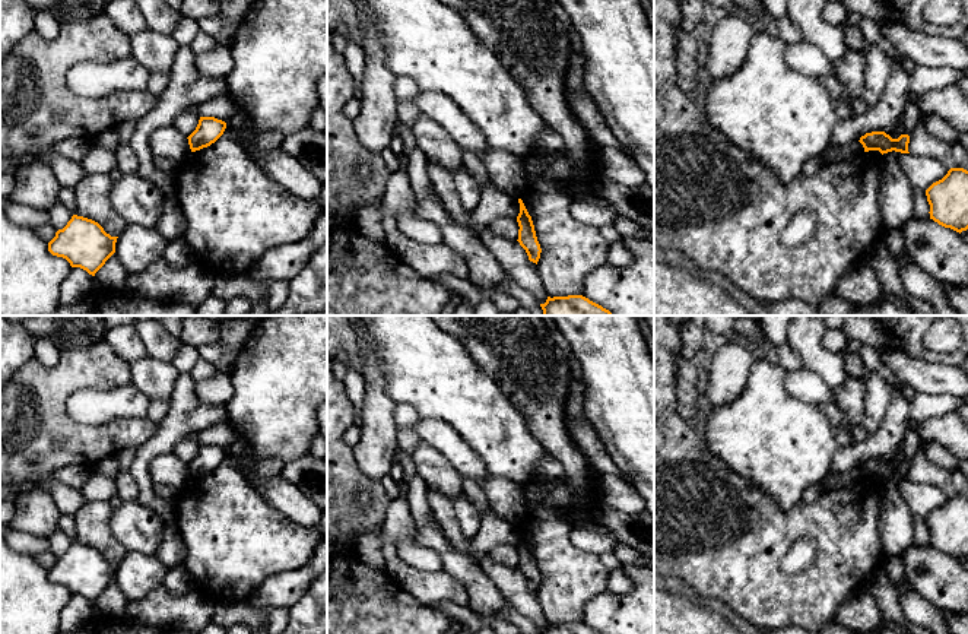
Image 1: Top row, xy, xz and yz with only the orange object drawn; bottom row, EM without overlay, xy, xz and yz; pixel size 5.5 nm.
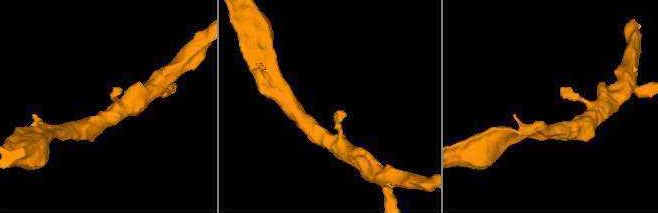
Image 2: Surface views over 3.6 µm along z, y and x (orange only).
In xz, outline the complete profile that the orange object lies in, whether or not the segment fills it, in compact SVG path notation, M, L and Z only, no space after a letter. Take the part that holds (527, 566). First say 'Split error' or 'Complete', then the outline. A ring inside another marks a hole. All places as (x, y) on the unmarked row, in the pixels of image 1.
Complete. M518 526L518 530L520 530L520 541L517 543L517 549L518 549L520 557L518 557L517 568L526 577L529 587L537 592L542 576L536 564L531 543L529 542L521 526Z

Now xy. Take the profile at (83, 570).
Complete. M73 542L48 570L48 578L66 586L72 595L80 595L95 603L115 580L117 565L107 561L98 549Z

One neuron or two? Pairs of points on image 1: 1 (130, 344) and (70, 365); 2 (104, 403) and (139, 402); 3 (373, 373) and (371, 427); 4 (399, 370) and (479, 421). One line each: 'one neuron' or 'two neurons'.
1: two neurons
2: one neuron
3: one neuron
4: one neuron

